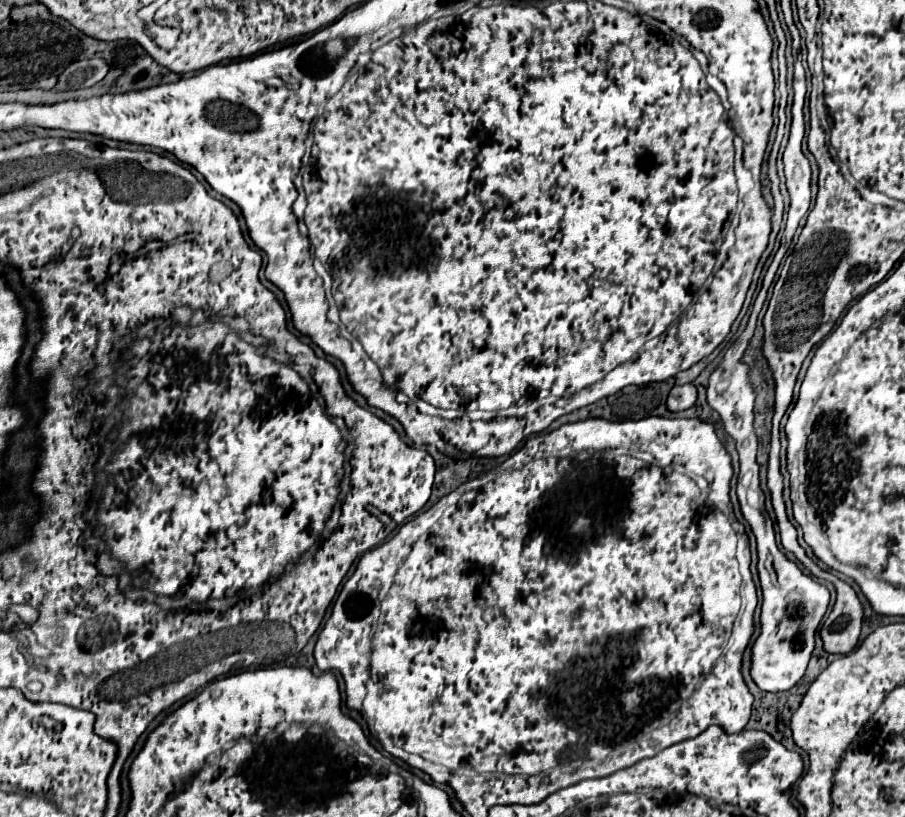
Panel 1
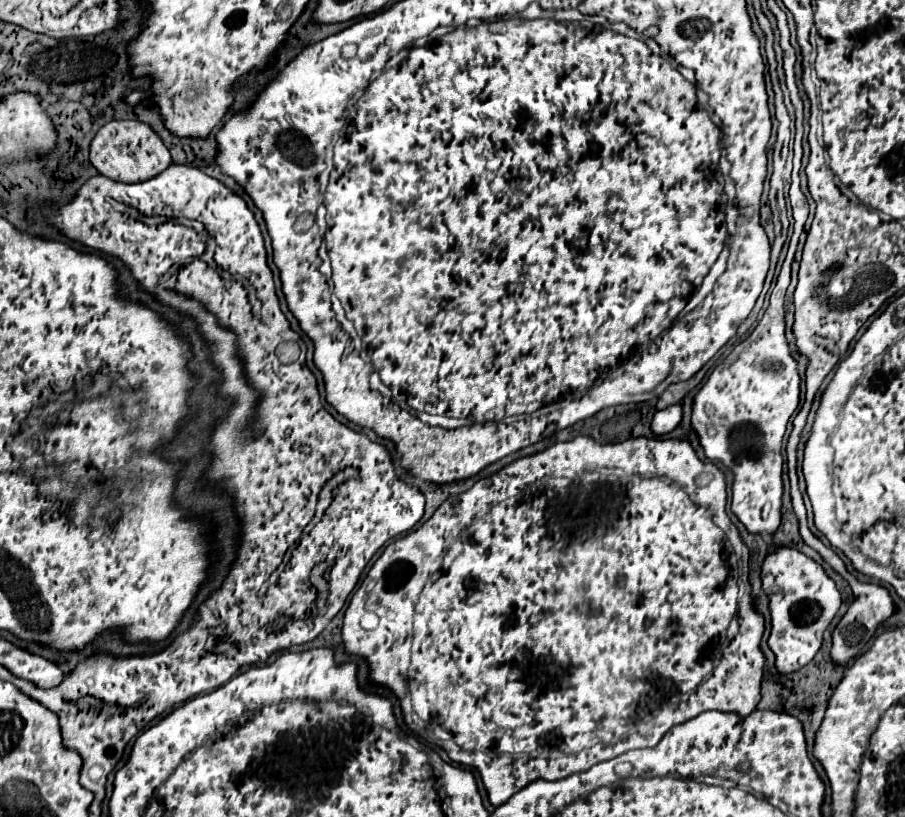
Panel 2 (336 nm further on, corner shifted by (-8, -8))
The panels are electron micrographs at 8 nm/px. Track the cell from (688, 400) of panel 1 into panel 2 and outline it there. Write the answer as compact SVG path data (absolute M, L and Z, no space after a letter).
M675 404L675 406L669 406L665 410L659 410L655 416L653 416L653 422L651 422L651 428L655 434L669 434L683 418L683 408L681 404Z

